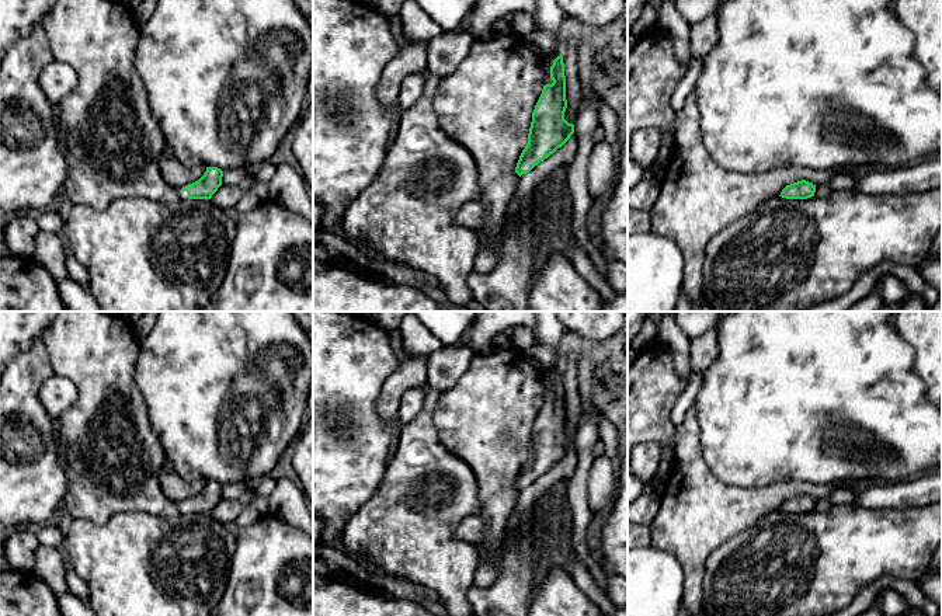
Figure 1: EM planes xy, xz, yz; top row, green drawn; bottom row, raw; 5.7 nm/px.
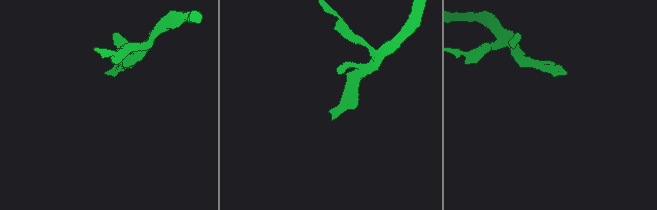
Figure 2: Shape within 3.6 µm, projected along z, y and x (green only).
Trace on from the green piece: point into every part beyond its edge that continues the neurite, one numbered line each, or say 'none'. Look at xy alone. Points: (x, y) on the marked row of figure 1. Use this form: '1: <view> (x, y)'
1: xy (105, 129)

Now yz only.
none

